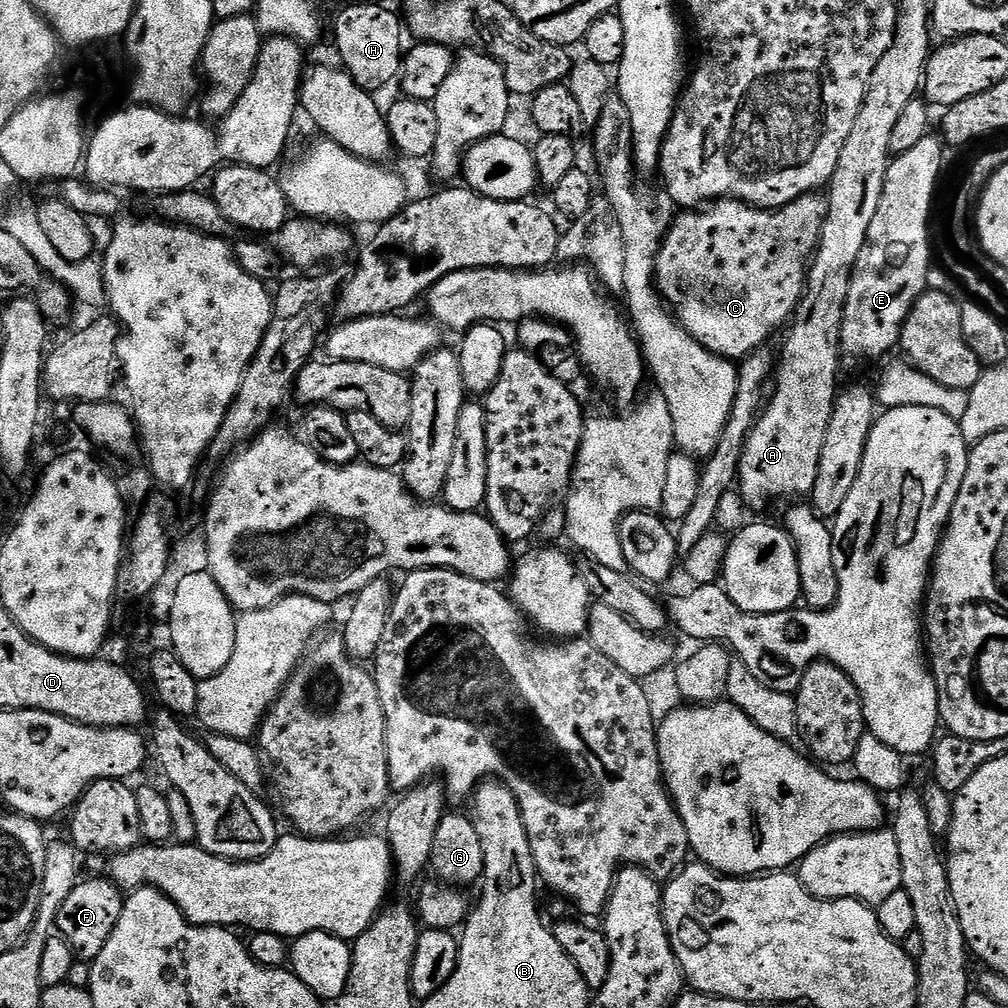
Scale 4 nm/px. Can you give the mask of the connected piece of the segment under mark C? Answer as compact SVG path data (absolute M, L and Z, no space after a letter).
M809 194L781 208L753 208L741 200L717 200L703 210L684 210L679 214L677 220L675 217L669 223L660 246L656 286L678 323L706 350L743 362L753 352L761 351L767 345L764 343L795 317L808 282L810 261L828 220L827 195Z

